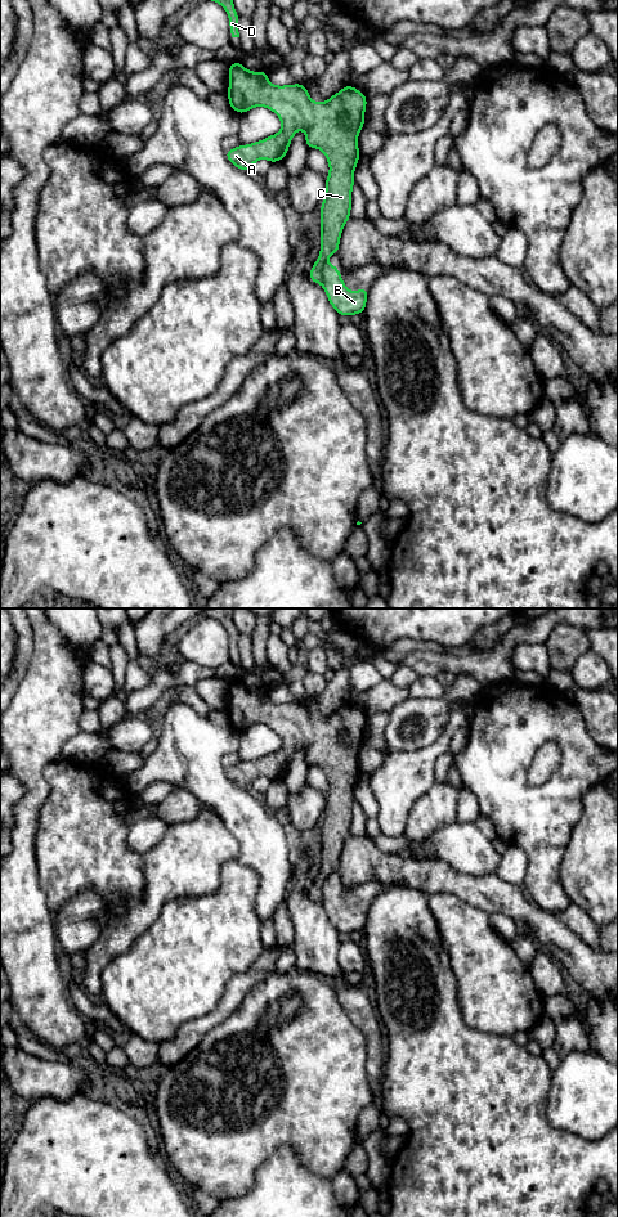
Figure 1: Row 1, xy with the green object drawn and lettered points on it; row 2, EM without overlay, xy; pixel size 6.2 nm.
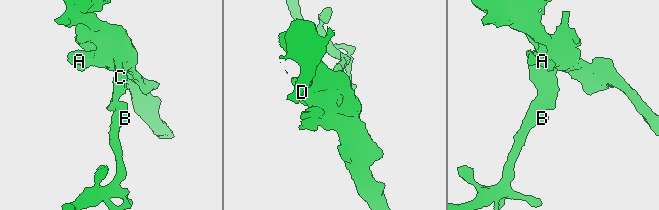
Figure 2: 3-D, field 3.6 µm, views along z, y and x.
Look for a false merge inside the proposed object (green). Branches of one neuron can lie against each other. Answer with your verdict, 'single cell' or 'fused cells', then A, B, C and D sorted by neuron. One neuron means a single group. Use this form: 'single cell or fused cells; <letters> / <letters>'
fused cells; A C D / B

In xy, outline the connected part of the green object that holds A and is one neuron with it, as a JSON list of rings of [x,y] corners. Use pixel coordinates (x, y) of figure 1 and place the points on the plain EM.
[[[229,681],[229,723],[237,731],[246,731],[255,724],[265,724],[273,728],[282,740],[282,747],[263,758],[237,763],[225,769],[227,777],[242,789],[251,789],[252,782],[264,776],[270,781],[282,778],[297,747],[305,749],[305,762],[308,765],[318,765],[328,778],[330,790],[326,795],[326,809],[321,827],[321,870],[309,889],[313,901],[322,901],[322,884],[327,876],[340,870],[340,854],[344,843],[351,835],[351,809],[354,804],[354,787],[360,774],[358,765],[358,753],[364,741],[364,728],[367,714],[351,702],[344,704],[323,720],[313,719],[304,701],[277,704],[269,700],[268,688],[252,690],[242,681]]]

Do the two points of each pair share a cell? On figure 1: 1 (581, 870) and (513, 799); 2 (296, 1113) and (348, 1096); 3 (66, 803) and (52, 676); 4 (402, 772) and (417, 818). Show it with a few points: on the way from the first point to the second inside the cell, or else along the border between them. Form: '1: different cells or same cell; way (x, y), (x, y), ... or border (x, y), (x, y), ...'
1: different cells; border (576, 825), (564, 853), (559, 883)
2: same cell; way (309, 1100), (313, 1096), (335, 1096)
3: different cells; border (61, 757), (43, 771), (49, 786)
4: different cells; border (434, 784), (411, 808), (406, 829), (402, 834)

